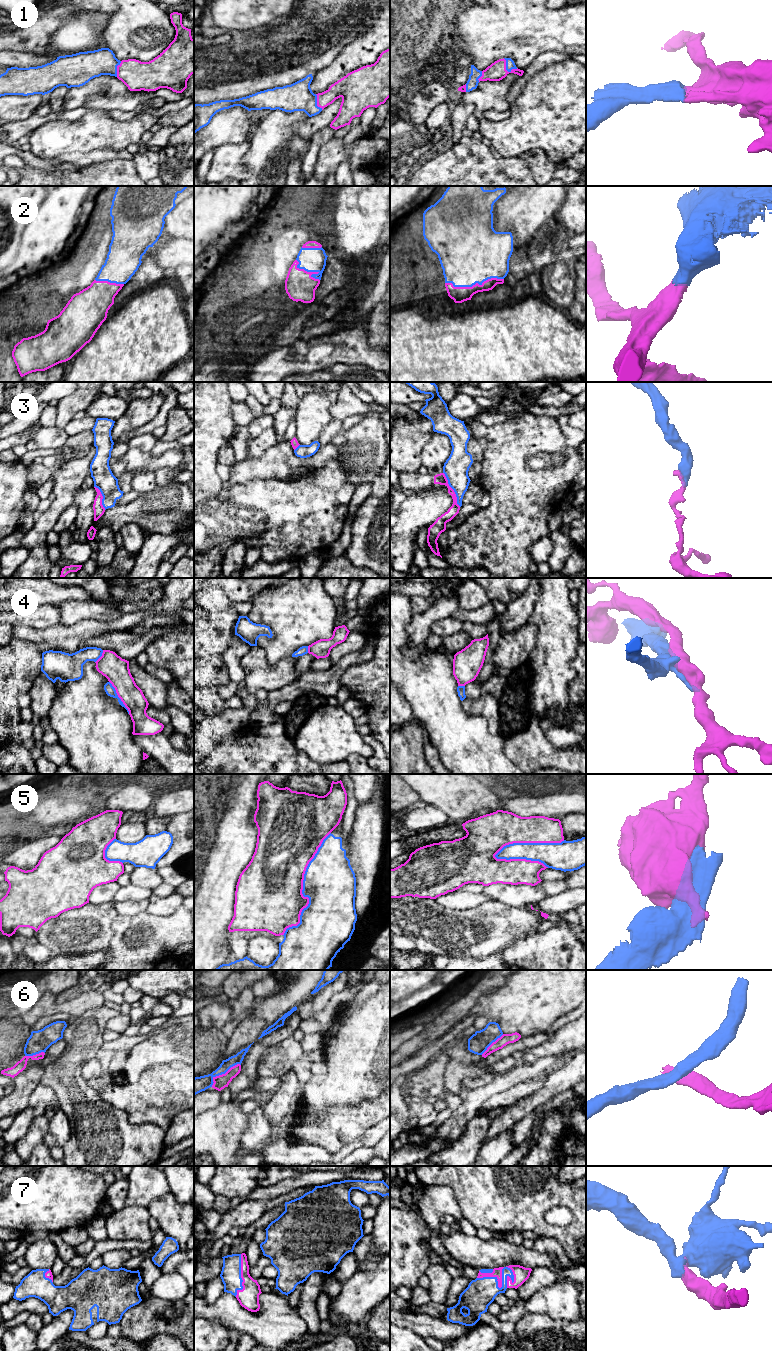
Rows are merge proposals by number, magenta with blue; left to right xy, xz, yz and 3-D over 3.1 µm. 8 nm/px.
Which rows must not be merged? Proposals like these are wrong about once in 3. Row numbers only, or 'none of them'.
3, 4, 5, 6

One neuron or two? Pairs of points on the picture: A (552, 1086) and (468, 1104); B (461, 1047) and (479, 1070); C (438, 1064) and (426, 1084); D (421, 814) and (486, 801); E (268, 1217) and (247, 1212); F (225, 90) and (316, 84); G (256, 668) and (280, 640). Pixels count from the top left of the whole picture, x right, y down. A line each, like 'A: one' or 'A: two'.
A: two
B: one
C: one
D: two
E: two
F: two
G: two

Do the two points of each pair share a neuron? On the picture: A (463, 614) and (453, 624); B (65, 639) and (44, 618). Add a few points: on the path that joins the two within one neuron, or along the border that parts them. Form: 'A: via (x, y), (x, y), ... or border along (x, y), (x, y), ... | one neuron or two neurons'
A: border along (452, 615), (462, 622) | two neurons
B: border along (59, 624), (43, 628), (28, 626) | two neurons

